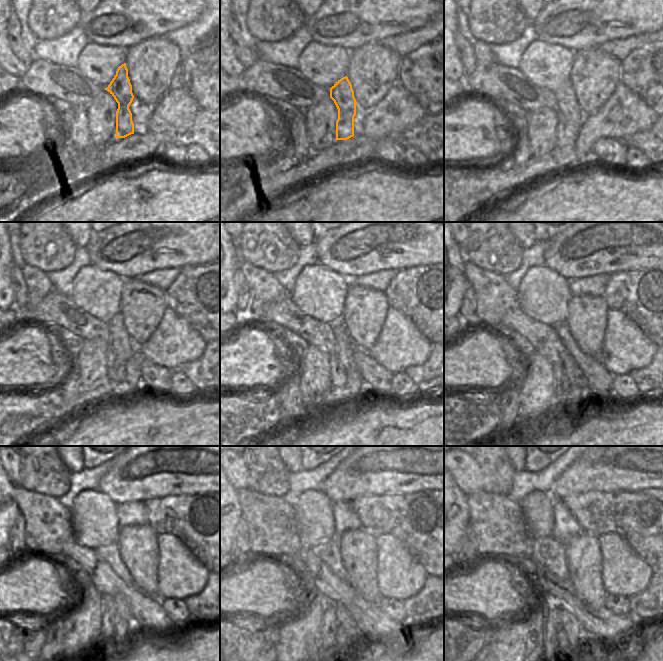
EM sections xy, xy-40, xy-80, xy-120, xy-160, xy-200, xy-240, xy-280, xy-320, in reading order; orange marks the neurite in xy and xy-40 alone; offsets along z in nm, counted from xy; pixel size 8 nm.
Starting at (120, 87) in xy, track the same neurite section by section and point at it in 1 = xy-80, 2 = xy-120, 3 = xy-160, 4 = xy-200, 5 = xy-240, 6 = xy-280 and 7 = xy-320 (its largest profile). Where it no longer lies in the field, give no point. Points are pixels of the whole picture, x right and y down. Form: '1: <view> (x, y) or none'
1: xy-80 (571, 117)
2: xy-120 (121, 347)
3: xy-160 (342, 360)
4: xy-200 (568, 373)
5: xy-240 (121, 607)
6: xy-280 (344, 619)
7: xy-320 (571, 626)

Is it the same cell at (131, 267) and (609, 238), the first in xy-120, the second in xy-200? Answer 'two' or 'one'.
one

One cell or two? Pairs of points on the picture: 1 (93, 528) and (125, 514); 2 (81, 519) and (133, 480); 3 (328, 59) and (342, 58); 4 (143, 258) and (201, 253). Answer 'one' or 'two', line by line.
1: two
2: two
3: one
4: one

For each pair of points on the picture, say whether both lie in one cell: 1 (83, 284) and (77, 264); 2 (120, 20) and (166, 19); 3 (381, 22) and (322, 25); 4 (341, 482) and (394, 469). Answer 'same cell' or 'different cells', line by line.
1: different cells
2: same cell
3: same cell
4: same cell

